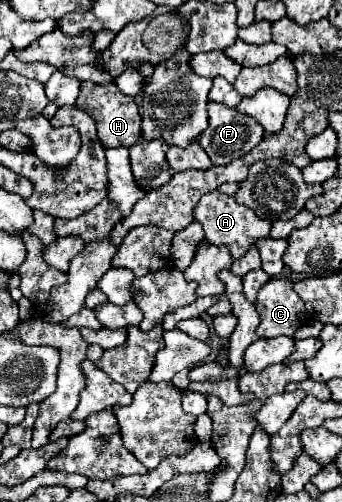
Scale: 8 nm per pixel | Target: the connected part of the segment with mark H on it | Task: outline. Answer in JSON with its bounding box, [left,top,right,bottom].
[76,81,140,149]

